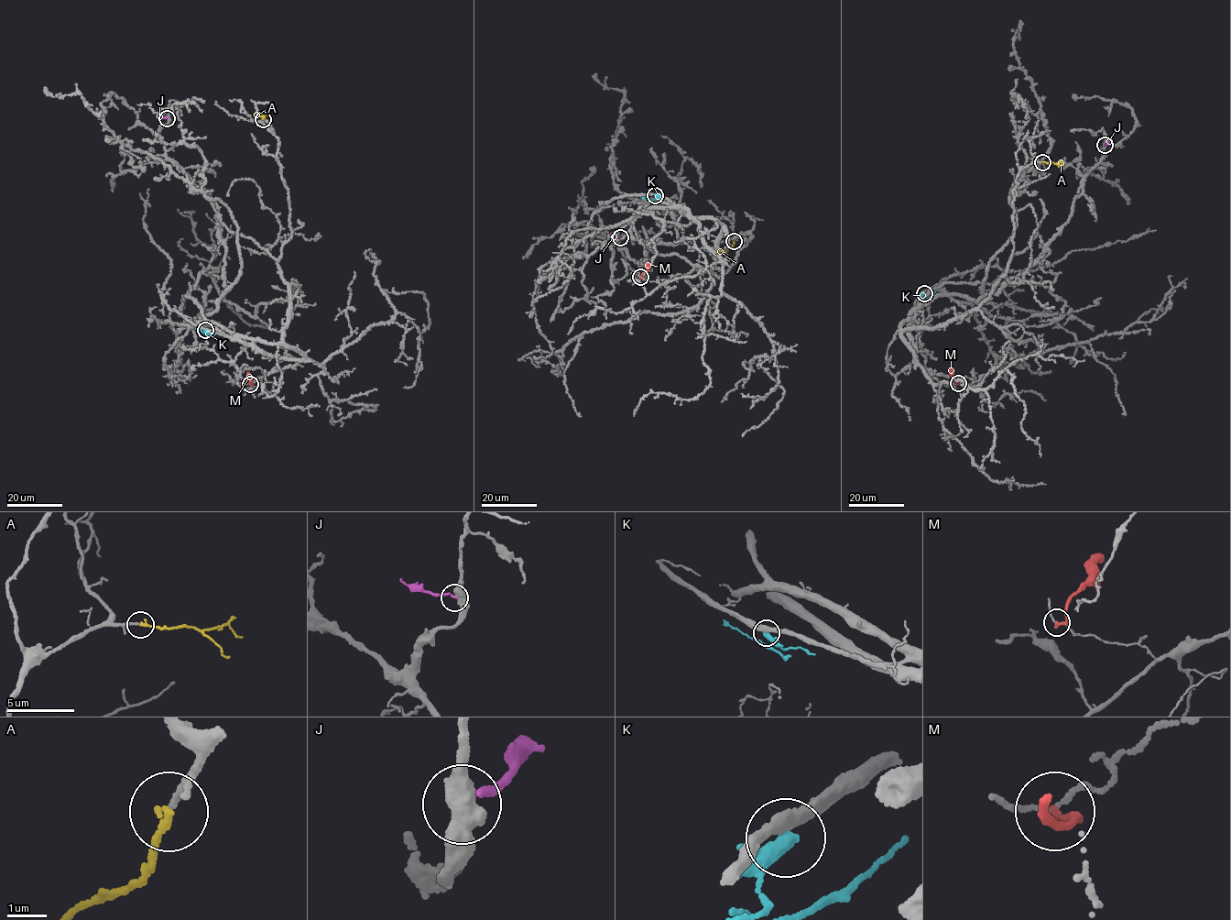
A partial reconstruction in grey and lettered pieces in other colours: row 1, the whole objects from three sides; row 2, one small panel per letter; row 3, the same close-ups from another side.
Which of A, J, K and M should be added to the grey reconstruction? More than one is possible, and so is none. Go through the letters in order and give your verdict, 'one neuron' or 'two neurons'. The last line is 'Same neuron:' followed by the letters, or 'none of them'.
A: one neuron
J: two neurons
K: two neurons
M: two neurons
Same neuron: A

